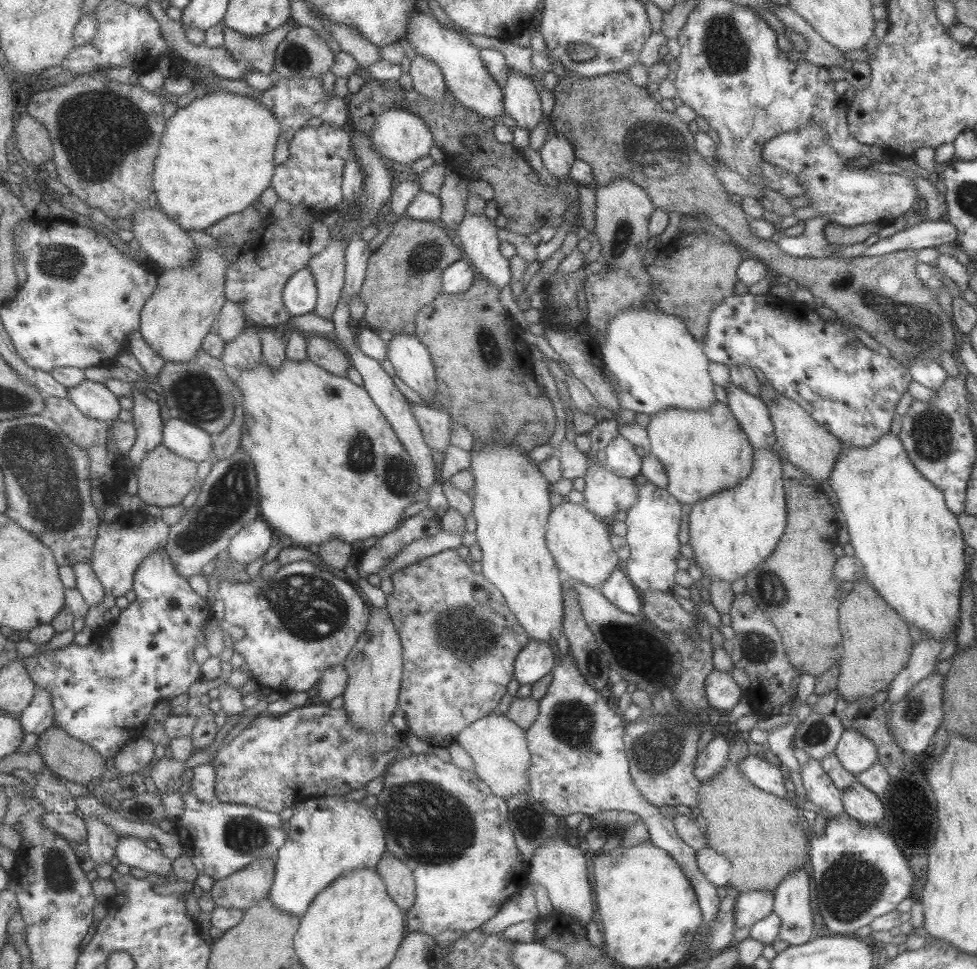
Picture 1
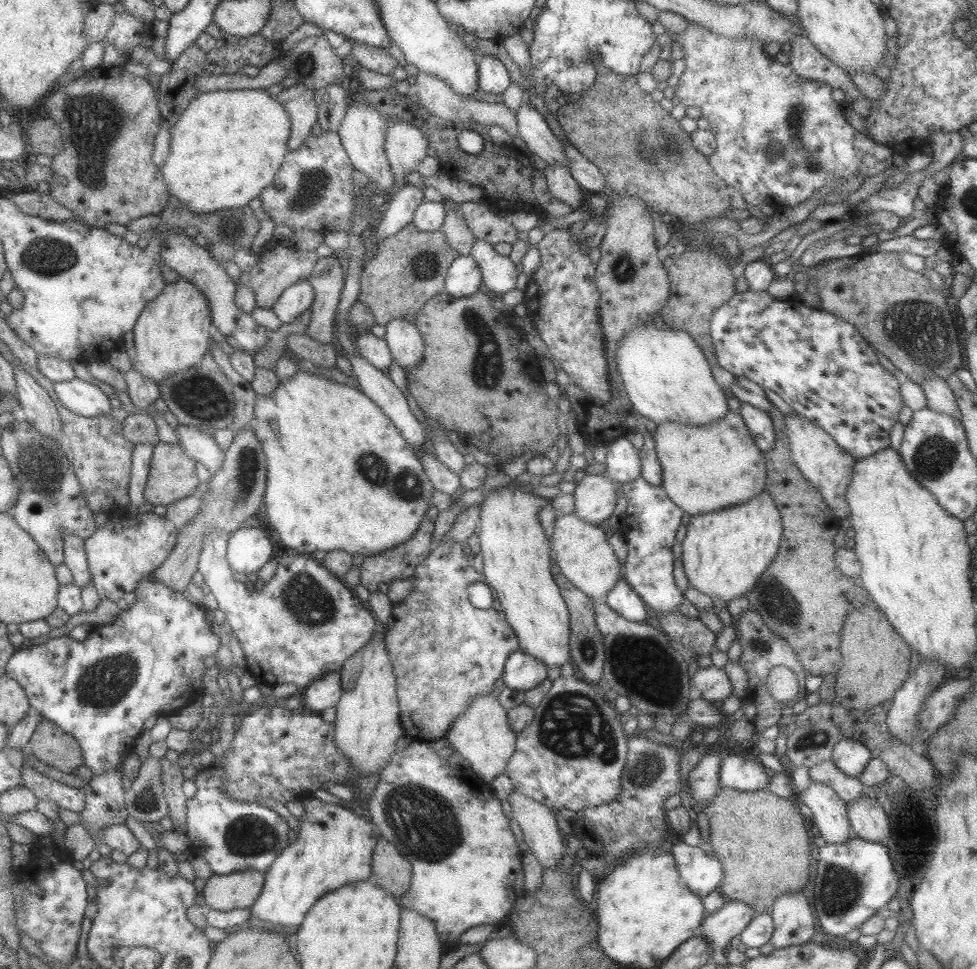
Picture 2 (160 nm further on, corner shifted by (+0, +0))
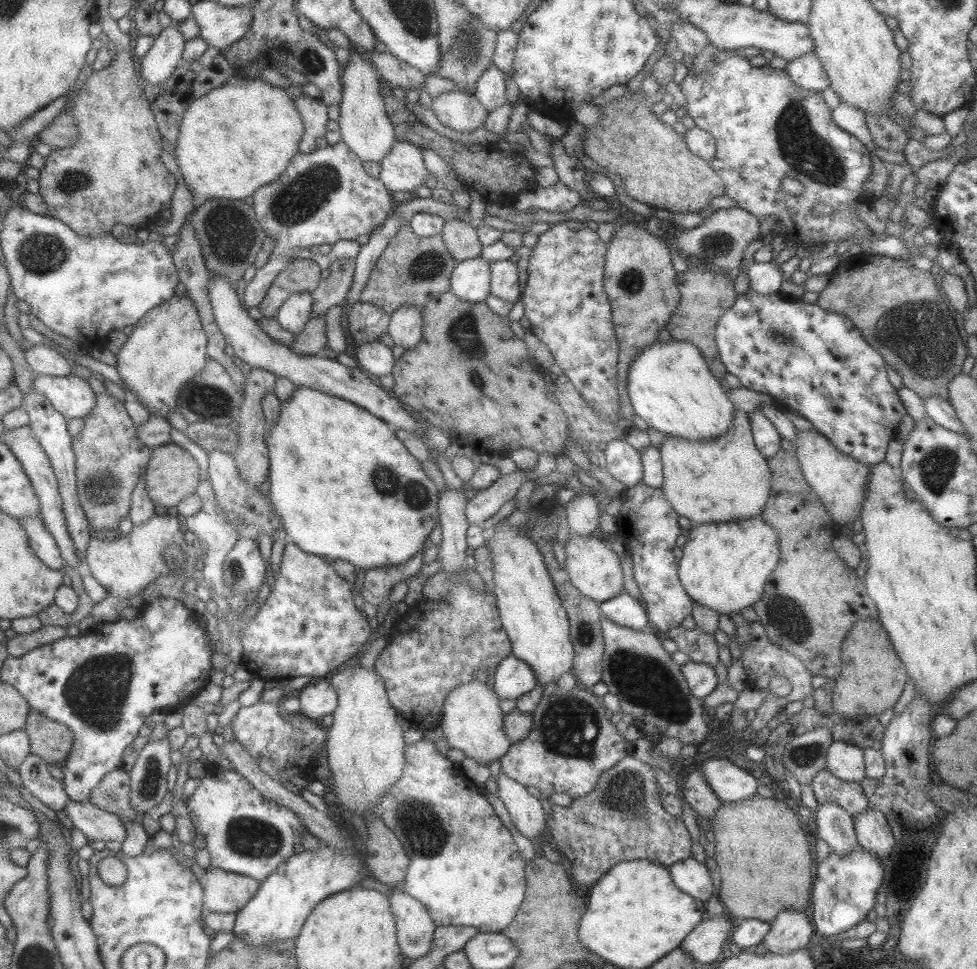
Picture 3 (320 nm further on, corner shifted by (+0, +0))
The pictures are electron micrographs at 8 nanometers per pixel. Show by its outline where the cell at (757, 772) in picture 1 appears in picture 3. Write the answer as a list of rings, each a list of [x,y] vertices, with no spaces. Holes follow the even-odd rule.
[[[707,759],[699,764],[699,769],[721,803],[739,804],[756,794],[757,780],[727,760]]]

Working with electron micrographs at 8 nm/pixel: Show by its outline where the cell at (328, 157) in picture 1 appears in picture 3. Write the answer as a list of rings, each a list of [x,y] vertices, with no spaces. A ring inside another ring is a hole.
[[[343,141],[320,147],[309,154],[297,151],[278,178],[260,186],[251,198],[255,218],[265,231],[266,238],[273,238],[274,247],[266,263],[257,269],[251,281],[246,283],[243,300],[249,307],[256,307],[263,300],[273,279],[288,265],[288,262],[294,259],[292,255],[294,250],[308,249],[310,246],[320,244],[332,245],[340,238],[355,240],[361,234],[369,235],[383,224],[395,205],[391,193],[380,179],[369,176],[365,172],[362,160],[352,153]]]

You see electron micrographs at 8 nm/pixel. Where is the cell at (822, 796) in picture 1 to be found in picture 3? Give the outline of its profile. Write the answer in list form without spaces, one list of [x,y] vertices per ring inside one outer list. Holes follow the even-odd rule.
[[[832,803],[817,804],[815,808],[816,838],[827,843],[830,852],[843,857],[857,849],[853,817]]]

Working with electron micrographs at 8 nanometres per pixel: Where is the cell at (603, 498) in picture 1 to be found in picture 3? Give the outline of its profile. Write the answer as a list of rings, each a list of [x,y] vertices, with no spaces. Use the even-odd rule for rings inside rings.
[[[592,491],[574,496],[564,507],[571,534],[589,536],[598,526],[598,508]]]

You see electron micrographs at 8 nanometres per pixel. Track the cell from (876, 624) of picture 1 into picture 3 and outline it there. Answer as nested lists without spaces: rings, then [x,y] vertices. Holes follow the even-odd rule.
[[[879,619],[858,620],[843,639],[840,653],[841,672],[835,678],[831,693],[833,712],[843,718],[857,718],[878,716],[883,710],[892,708],[903,692],[908,676]]]

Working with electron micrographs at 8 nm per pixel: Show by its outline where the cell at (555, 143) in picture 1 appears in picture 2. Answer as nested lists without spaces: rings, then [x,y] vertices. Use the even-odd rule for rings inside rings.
[[[547,164],[543,172],[547,183],[547,190],[553,198],[563,202],[563,204],[567,204],[572,209],[582,208],[585,205],[583,192],[581,192],[580,186],[571,176],[567,166]]]

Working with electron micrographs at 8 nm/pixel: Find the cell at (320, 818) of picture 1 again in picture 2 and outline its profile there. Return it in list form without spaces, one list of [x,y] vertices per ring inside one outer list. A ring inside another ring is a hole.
[[[311,795],[302,799],[301,804],[305,813],[299,819],[295,841],[278,852],[264,873],[261,892],[248,908],[250,918],[298,928],[304,914],[324,894],[347,884],[372,879],[371,855],[380,835],[376,826],[347,808],[321,802]]]

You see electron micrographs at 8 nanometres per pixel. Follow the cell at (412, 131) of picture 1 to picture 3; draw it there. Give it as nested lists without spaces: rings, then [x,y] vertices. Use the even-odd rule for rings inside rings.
[[[396,140],[391,150],[380,160],[378,178],[390,192],[414,193],[427,178],[421,147],[406,140]]]

